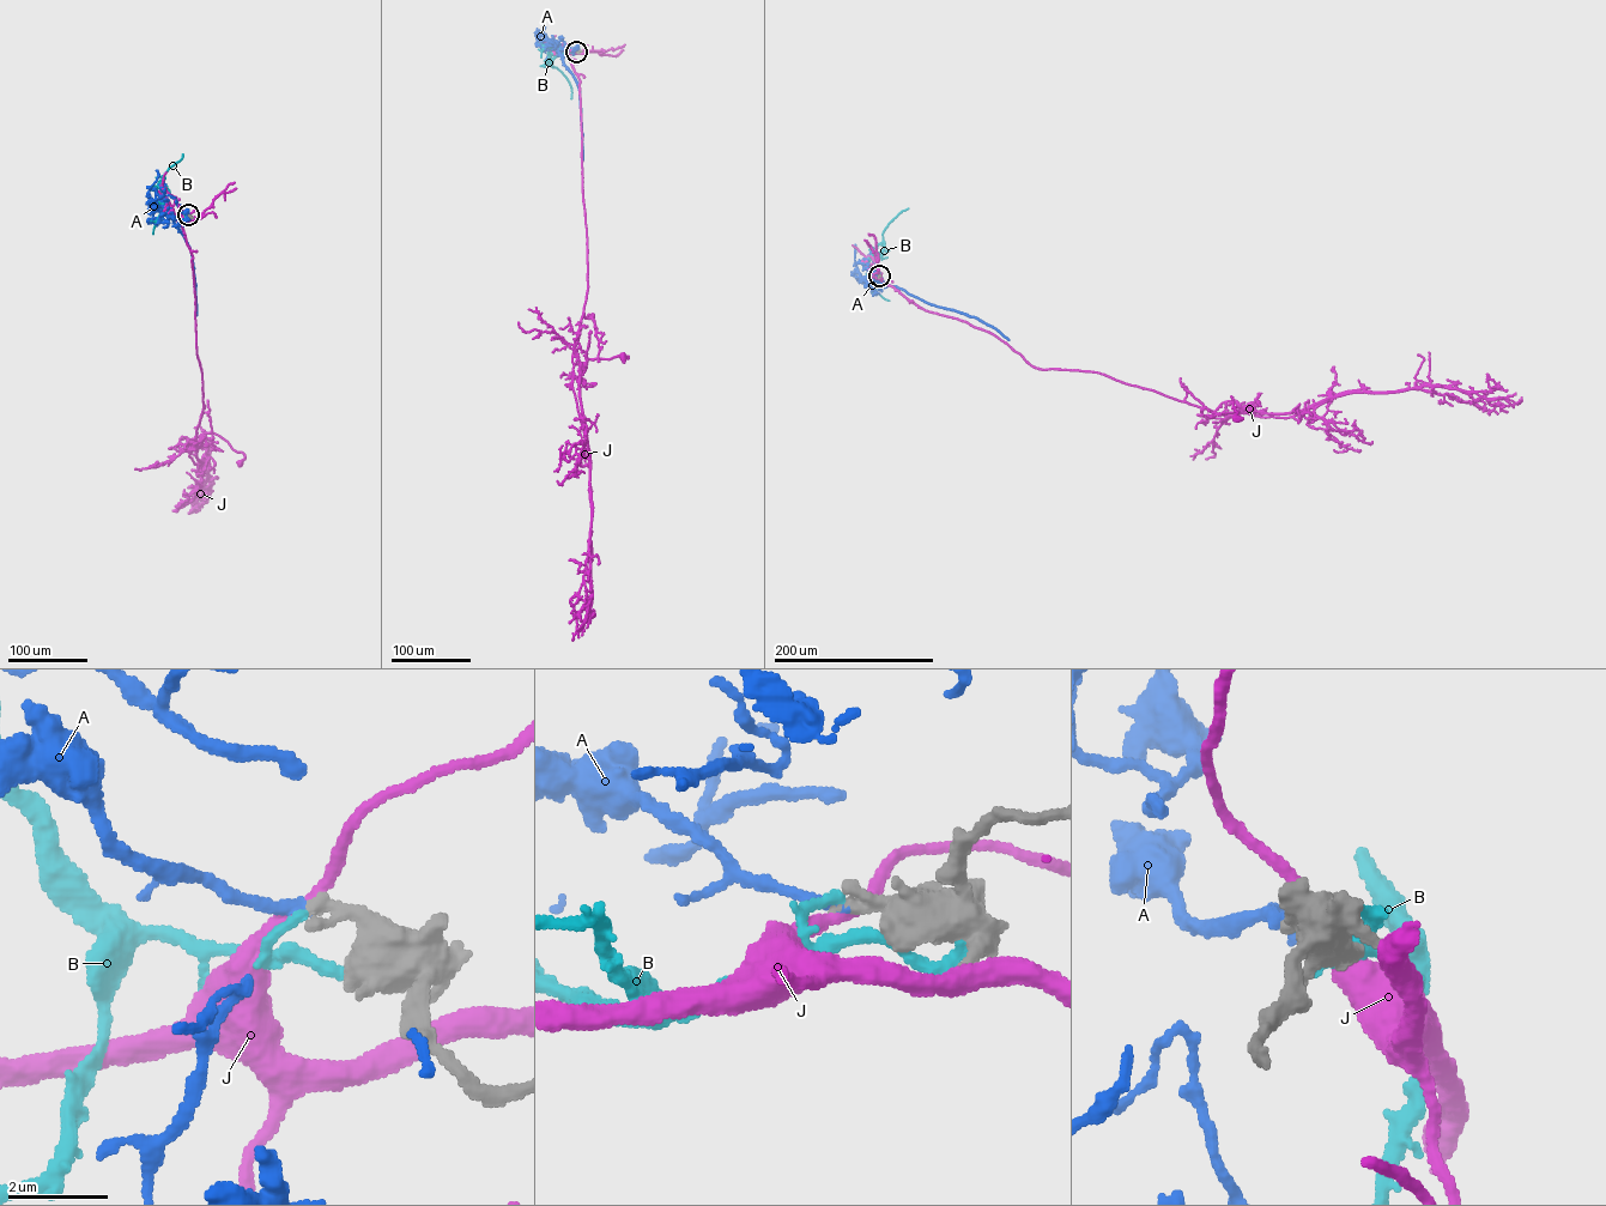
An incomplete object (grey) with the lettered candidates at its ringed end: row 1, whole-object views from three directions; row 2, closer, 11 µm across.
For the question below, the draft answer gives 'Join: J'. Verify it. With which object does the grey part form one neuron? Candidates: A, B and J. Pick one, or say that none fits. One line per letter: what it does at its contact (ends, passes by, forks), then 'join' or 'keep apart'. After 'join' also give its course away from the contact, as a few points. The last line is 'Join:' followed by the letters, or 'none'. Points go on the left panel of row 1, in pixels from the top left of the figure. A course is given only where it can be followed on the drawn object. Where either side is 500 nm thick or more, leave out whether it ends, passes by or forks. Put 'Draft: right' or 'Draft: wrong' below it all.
A: it ends | join | via (188, 214), (181, 211), (174, 222), (191, 252), (197, 315)
B: it ends | keep apart
J: it passes by | keep apart
Join: A
Draft: wrong

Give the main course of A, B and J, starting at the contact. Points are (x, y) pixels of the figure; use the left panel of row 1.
A: (188, 214), (181, 211), (174, 222), (191, 252), (197, 315)
B: (188, 214), (164, 186), (153, 234)
J: (188, 214), (179, 222), (192, 256), (204, 405), (194, 441), (206, 432), (216, 434), (243, 454), (238, 462)

